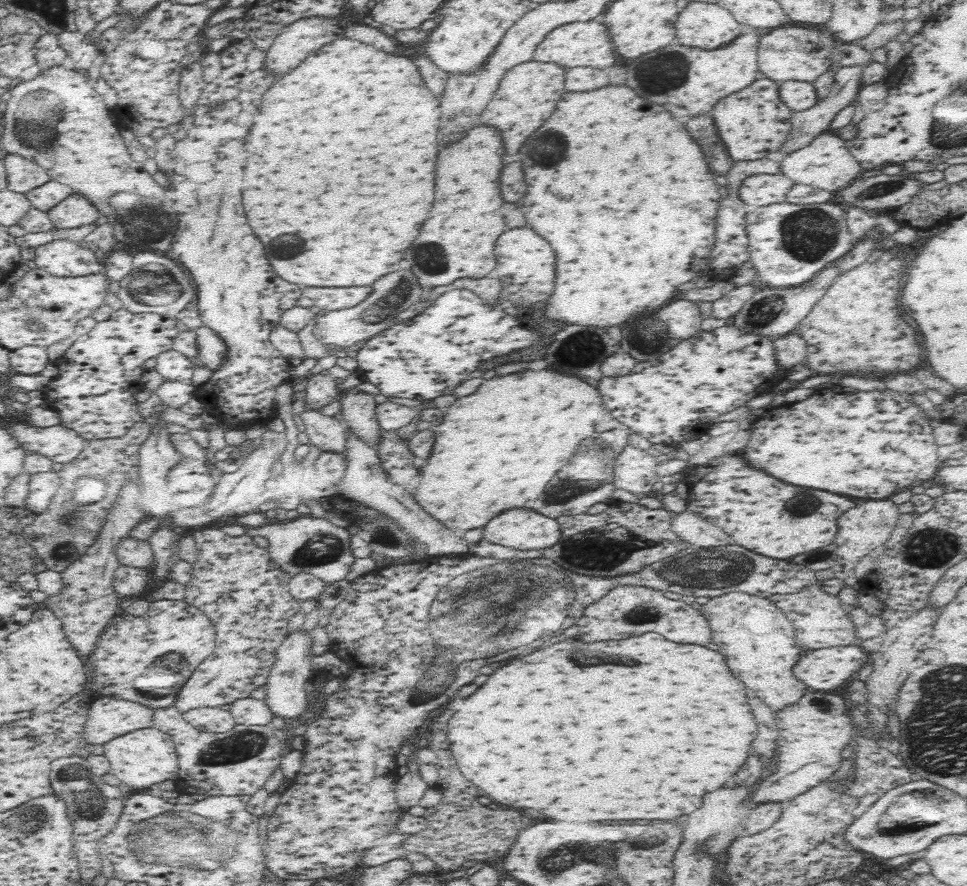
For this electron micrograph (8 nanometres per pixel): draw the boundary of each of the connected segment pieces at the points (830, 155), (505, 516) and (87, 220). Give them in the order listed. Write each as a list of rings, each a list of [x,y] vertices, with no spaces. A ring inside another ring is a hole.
[[[835,132],[819,134],[808,146],[777,157],[779,171],[793,184],[804,184],[833,193],[864,174],[863,166],[847,150],[845,139]],[[782,164],[782,166],[780,166]]]
[[[512,508],[509,510],[504,510],[502,514],[498,514],[496,518],[492,518],[486,526],[484,526],[484,536],[477,536],[484,538],[488,542],[493,542],[494,544],[501,544],[502,546],[510,546],[518,550],[541,550],[542,548],[548,548],[552,544],[556,544],[562,536],[562,531],[560,530],[560,525],[557,519],[550,518],[544,514],[540,514],[538,511],[529,510],[526,508]]]
[[[78,192],[68,195],[60,204],[47,213],[56,229],[92,227],[100,218],[99,209],[93,202]]]

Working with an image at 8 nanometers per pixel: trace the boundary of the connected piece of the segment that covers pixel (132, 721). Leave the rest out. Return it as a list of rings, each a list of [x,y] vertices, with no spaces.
[[[96,694],[84,720],[81,738],[99,751],[113,738],[152,727],[153,714],[154,711],[142,703]]]

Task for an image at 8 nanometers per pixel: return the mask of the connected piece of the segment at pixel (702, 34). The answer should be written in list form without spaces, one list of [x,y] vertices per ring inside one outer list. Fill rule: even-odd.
[[[688,2],[687,6],[680,11],[675,23],[675,40],[684,46],[694,46],[706,50],[714,50],[718,46],[724,46],[726,42],[734,40],[736,36],[748,32],[748,28],[739,25],[724,6],[708,4],[707,2]]]

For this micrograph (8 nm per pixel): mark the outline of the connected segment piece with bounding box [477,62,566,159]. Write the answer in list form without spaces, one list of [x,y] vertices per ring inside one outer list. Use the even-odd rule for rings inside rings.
[[[526,62],[506,72],[506,78],[500,82],[498,92],[490,100],[490,104],[480,112],[477,122],[486,126],[496,126],[502,132],[506,152],[509,159],[515,157],[528,136],[550,118],[556,108],[556,102],[566,92],[564,88],[564,67],[558,64],[542,64],[542,62]]]

